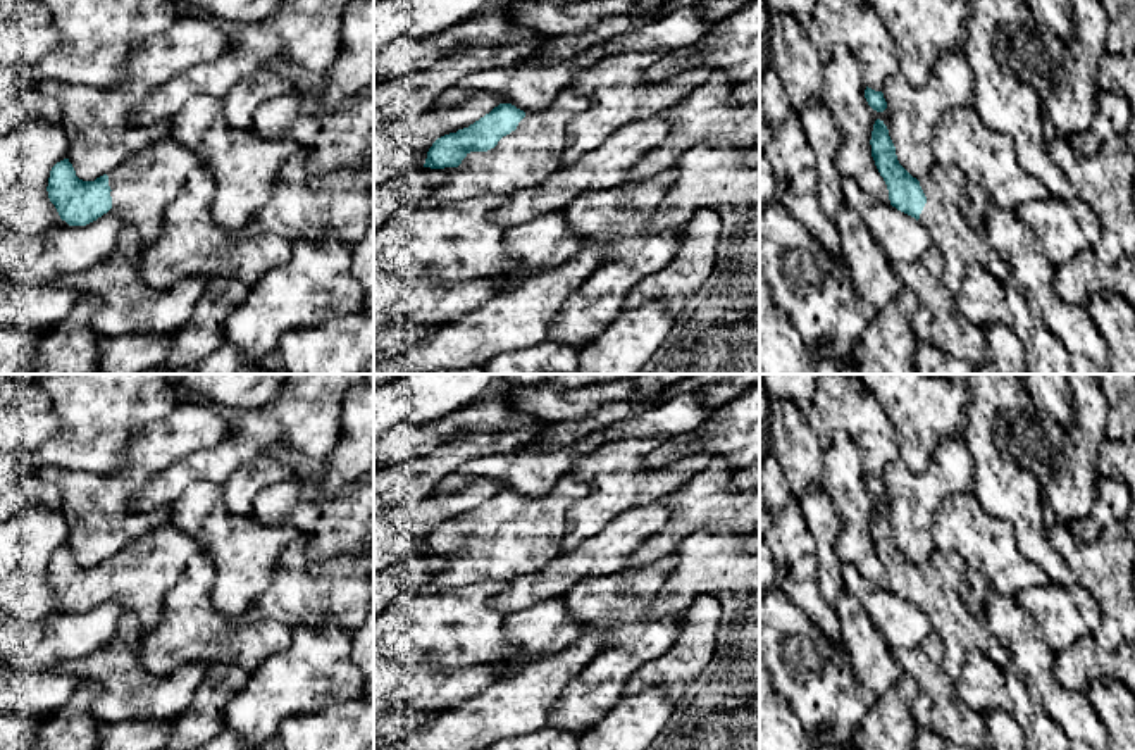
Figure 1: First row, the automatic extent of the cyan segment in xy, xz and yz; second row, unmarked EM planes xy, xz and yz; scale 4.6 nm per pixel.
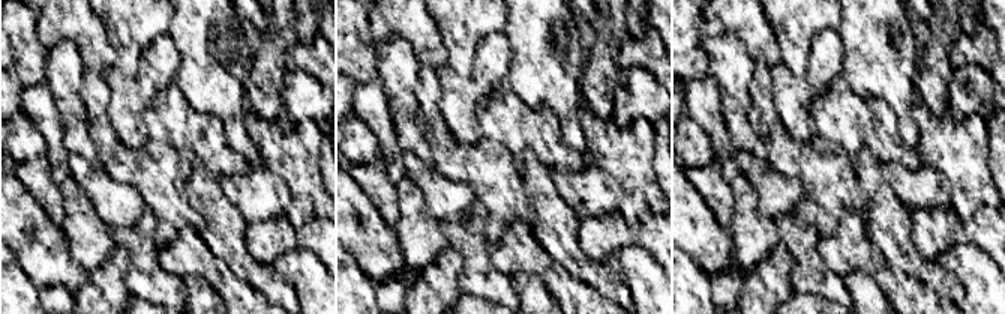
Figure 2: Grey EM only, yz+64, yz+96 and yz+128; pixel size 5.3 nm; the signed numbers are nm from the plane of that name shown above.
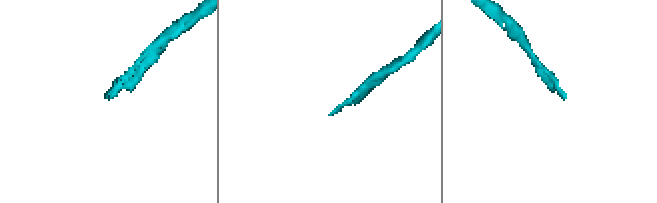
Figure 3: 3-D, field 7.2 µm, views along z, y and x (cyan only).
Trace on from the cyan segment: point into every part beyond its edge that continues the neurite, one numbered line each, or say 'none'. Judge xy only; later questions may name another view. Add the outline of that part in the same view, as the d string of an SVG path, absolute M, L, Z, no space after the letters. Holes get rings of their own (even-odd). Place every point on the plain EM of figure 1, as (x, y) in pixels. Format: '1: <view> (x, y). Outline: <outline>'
1: xy (143, 571). Outline: M172 524L160 526L140 536L107 559L112 576L112 595L103 602L119 602L124 610L134 612L140 629L148 633L162 619L164 595L177 583L188 560L202 552L196 540Z

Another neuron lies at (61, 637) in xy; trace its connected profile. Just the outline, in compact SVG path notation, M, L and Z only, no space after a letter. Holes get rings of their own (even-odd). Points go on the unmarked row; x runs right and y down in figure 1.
M112 600L86 612L52 614L29 622L10 619L0 609L0 664L38 671L83 657L112 641L122 614L124 607Z

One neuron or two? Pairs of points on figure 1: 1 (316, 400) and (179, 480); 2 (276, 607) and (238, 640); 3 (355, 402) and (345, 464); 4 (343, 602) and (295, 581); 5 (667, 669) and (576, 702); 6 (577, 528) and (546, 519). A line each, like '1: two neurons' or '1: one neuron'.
1: one neuron
2: two neurons
3: one neuron
4: one neuron
5: two neurons
6: two neurons

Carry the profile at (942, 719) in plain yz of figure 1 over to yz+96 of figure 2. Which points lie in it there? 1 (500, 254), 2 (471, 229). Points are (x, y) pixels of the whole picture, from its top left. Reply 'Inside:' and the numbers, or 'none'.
Inside: 2

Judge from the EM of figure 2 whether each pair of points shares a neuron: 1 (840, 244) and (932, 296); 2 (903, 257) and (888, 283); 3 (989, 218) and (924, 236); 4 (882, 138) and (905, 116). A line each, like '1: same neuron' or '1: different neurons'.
1: same neuron
2: different neurons
3: same neuron
4: different neurons

